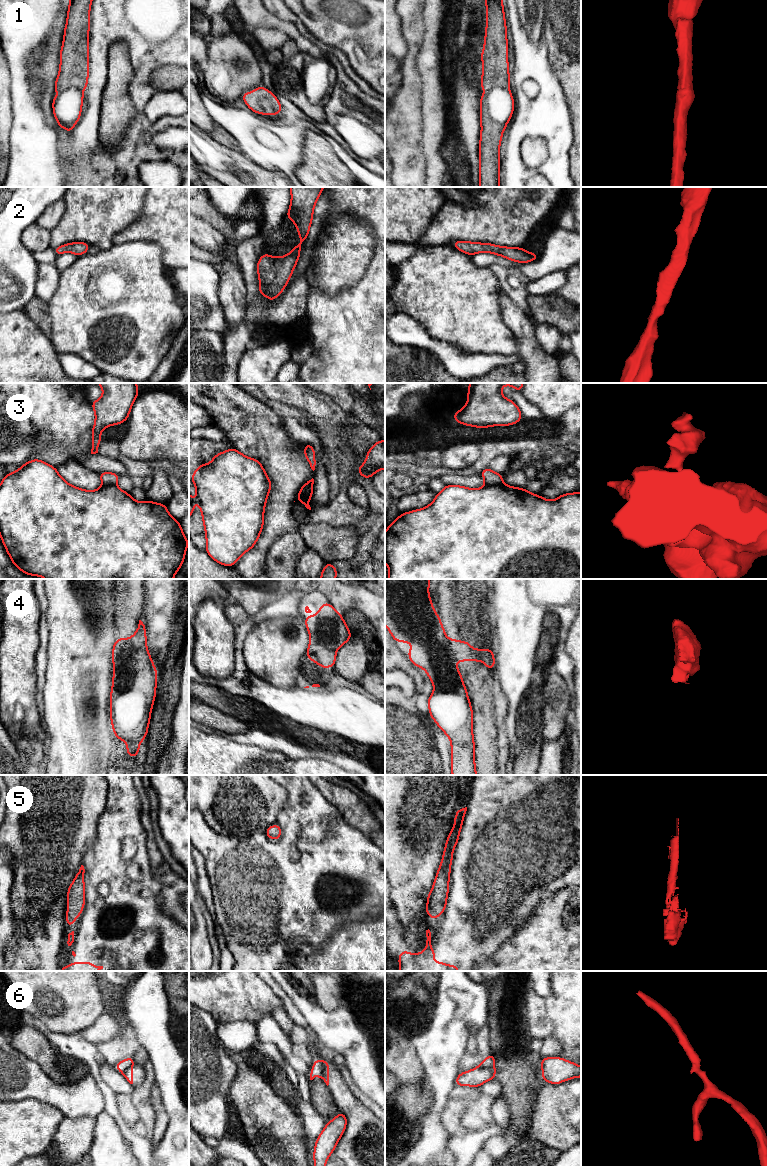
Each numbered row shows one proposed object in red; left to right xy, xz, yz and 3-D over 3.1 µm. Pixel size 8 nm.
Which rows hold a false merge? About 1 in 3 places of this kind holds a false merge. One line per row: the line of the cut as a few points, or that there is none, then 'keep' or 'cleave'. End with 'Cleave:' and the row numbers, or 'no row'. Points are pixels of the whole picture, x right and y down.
1: no cut | keep
2: no cut | keep
3: yz (502, 483), (486, 485) | cleave
4: xy (131, 637), (113, 662) | cleave
5: no cut | keep
6: yz (479, 1065), (485, 1067), (493, 1066) | cleave
Cleave: 3, 4, 6

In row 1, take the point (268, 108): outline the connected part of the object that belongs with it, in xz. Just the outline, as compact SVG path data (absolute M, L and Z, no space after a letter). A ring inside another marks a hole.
M262 85L255 88L253 92L245 92L241 99L250 110L260 115L278 115L282 111L281 103L275 97L275 94Z

